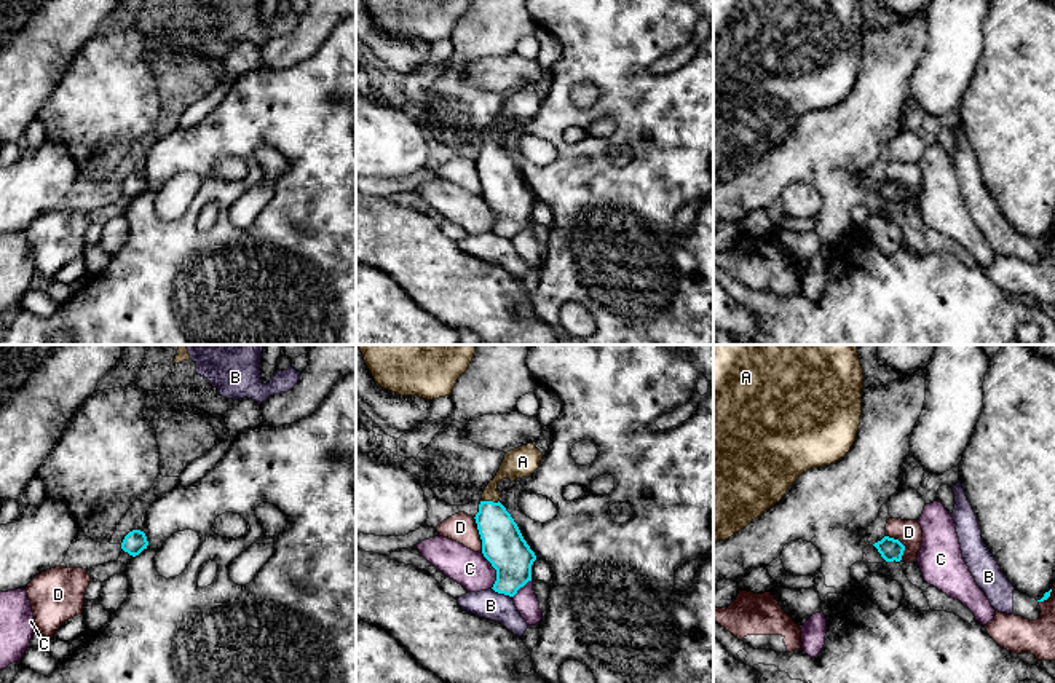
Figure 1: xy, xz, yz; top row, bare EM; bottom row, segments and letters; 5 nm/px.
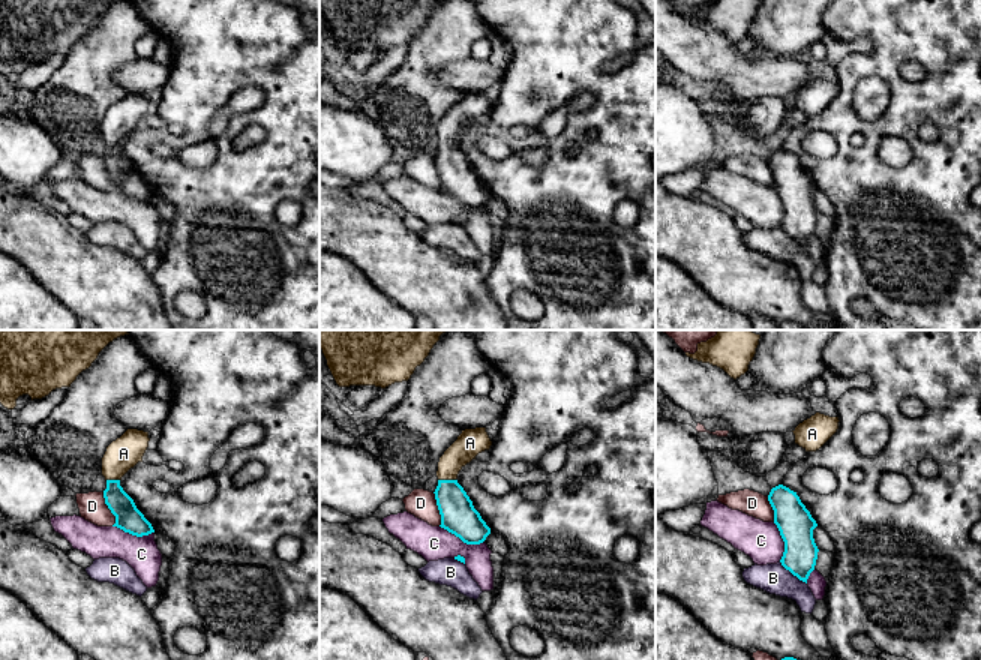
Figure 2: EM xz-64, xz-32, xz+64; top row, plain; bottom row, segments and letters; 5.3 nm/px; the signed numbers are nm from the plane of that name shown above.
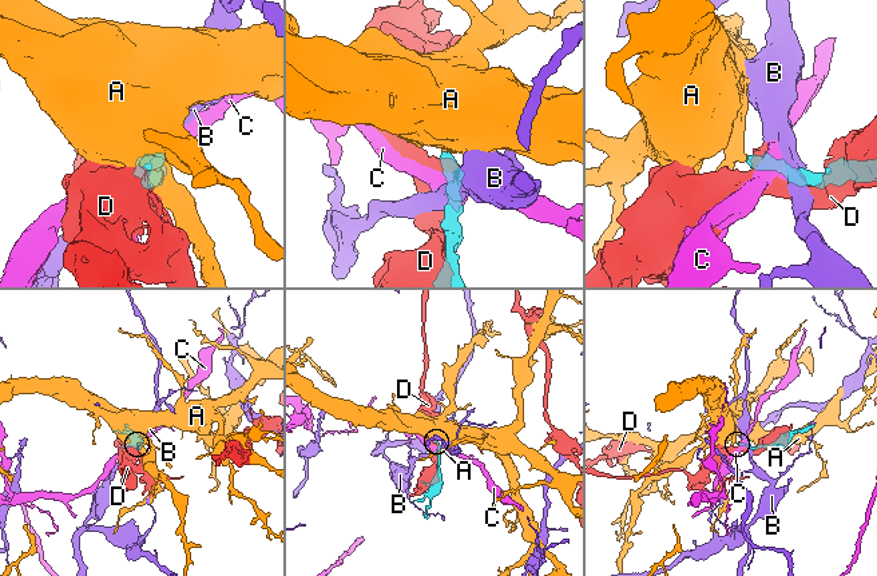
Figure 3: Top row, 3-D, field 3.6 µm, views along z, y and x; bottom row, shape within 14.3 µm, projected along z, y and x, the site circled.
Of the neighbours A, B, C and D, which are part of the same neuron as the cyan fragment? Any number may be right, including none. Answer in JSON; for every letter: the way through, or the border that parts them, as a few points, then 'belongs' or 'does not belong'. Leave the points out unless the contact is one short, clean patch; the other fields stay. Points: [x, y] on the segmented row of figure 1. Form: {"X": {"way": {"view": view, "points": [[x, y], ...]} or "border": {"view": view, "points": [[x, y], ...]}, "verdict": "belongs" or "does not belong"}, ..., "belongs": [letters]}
{"A": {"way": {"view": "xz", "points": [[503, 546], [492, 519], [490, 501], [493, 482], [517, 463]]}, "verdict": "belongs"}, "B": {"border": {"view": "xz", "points": [[492, 588], [511, 597]]}, "verdict": "does not belong"}, "C": {"verdict": "does not belong"}, "D": {"verdict": "does not belong"}, "belongs": ["A"]}

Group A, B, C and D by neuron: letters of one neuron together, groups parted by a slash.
A / B / C / D

